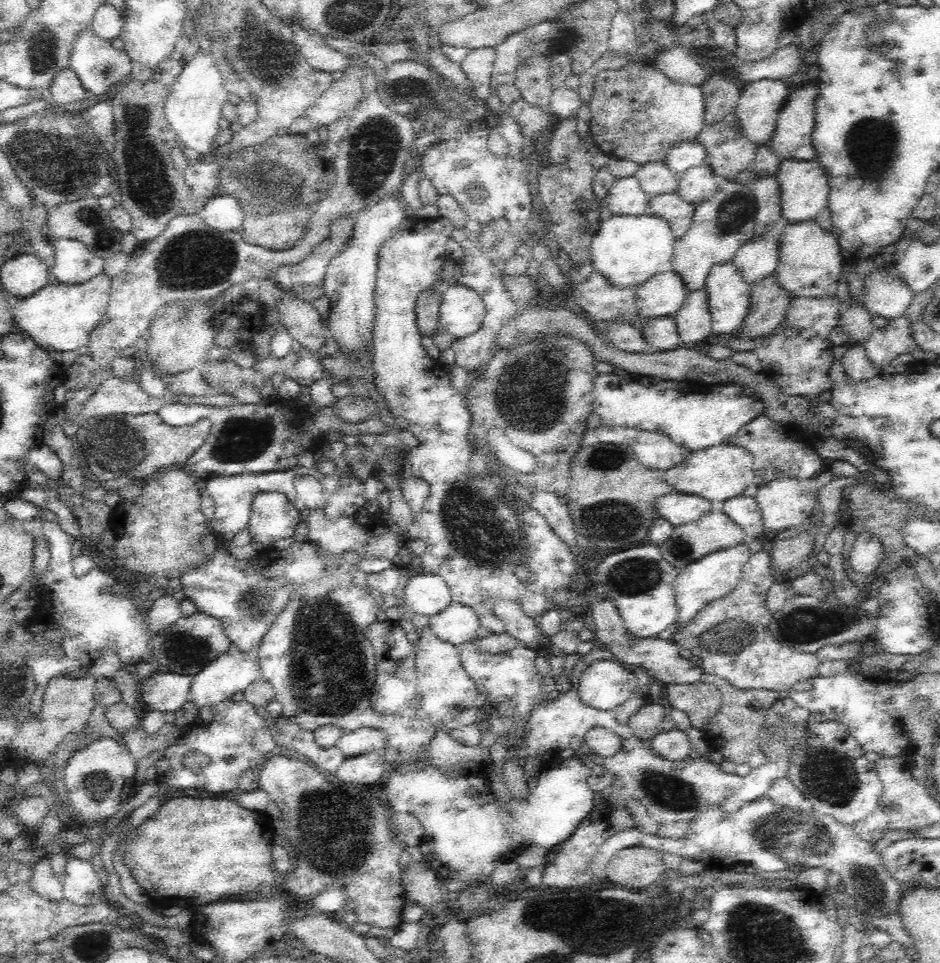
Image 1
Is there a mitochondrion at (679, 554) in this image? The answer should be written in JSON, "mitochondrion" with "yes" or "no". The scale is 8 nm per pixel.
{"mitochondrion":"yes"}

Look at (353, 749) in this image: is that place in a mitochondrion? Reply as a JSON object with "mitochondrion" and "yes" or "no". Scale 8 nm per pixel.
{"mitochondrion":"no"}

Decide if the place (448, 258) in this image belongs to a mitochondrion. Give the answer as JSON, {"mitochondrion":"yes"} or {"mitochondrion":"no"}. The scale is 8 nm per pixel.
{"mitochondrion":"no"}

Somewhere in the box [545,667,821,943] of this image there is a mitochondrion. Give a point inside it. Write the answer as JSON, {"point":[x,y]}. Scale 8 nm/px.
{"point":[670,792]}

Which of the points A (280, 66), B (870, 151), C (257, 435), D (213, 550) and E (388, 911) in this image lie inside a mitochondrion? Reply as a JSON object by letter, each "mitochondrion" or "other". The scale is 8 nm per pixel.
{"A":"mitochondrion","B":"mitochondrion","C":"mitochondrion","D":"other","E":"other"}

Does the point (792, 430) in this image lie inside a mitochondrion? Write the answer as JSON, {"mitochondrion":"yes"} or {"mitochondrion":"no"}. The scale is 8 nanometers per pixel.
{"mitochondrion":"no"}

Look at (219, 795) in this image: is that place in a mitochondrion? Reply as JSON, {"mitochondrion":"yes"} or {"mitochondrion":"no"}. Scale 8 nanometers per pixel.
{"mitochondrion":"no"}

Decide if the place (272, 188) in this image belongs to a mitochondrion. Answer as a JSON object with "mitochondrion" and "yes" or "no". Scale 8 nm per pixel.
{"mitochondrion":"yes"}

